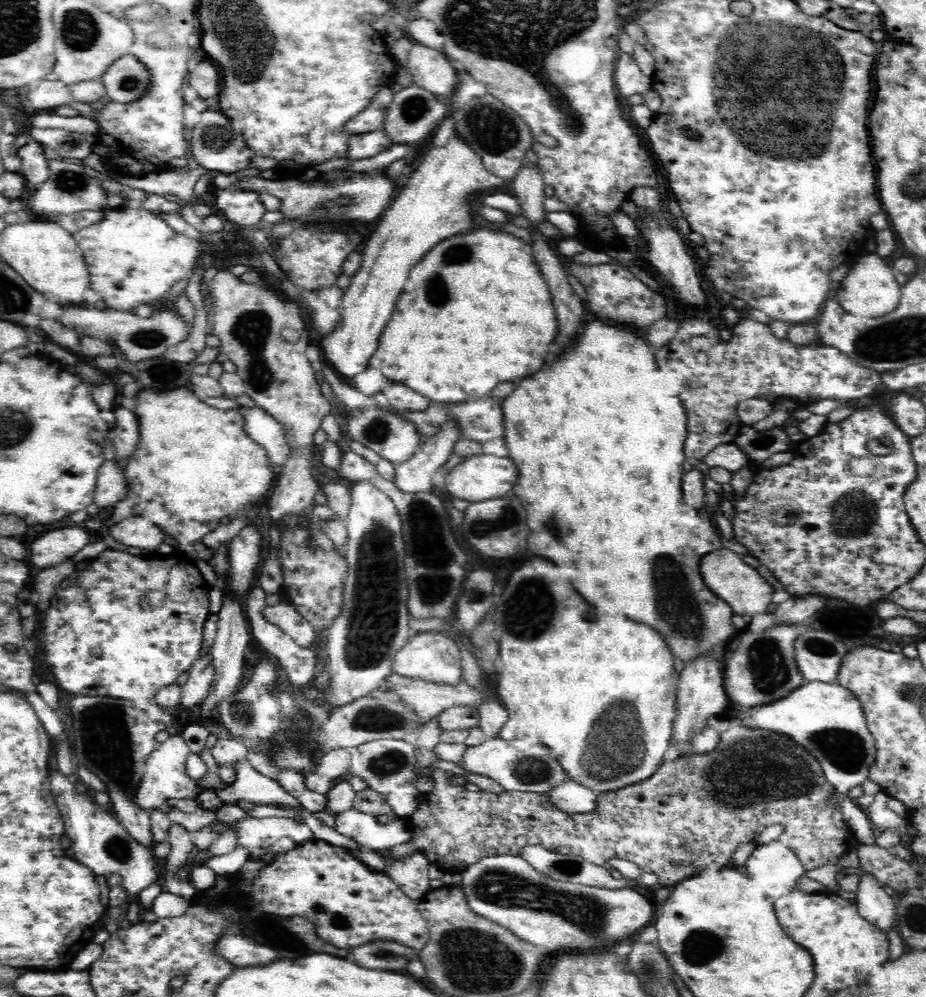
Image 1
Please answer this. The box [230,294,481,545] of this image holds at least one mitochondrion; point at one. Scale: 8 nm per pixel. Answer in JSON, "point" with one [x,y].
{"point":[377,430]}

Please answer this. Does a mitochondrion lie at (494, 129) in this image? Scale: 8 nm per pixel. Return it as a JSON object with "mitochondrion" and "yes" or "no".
{"mitochondrion":"yes"}

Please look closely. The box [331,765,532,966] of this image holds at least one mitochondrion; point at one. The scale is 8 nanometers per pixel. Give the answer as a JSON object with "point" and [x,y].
{"point":[395,956]}

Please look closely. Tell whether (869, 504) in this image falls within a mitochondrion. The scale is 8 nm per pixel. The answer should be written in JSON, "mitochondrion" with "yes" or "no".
{"mitochondrion":"yes"}

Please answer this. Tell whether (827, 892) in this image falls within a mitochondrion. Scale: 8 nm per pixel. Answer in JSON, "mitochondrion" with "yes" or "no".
{"mitochondrion":"no"}

